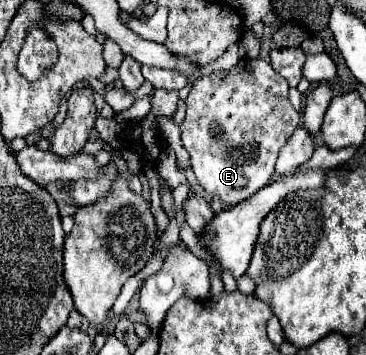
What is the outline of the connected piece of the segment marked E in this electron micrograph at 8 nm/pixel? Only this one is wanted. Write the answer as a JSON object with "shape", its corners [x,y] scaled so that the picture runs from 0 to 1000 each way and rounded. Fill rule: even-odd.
{"shape":[[[661,163],[628,197],[552,214],[525,237],[519,265],[503,287],[508,287],[508,327],[503,344],[492,349],[497,411],[519,434],[519,462],[546,524],[568,546],[607,558],[617,575],[650,575],[672,563],[738,513],[765,417],[781,406],[792,377],[820,349],[820,315],[809,315],[787,282],[781,225],[770,225],[770,214],[749,203],[738,175],[716,163],[699,169]]]}

